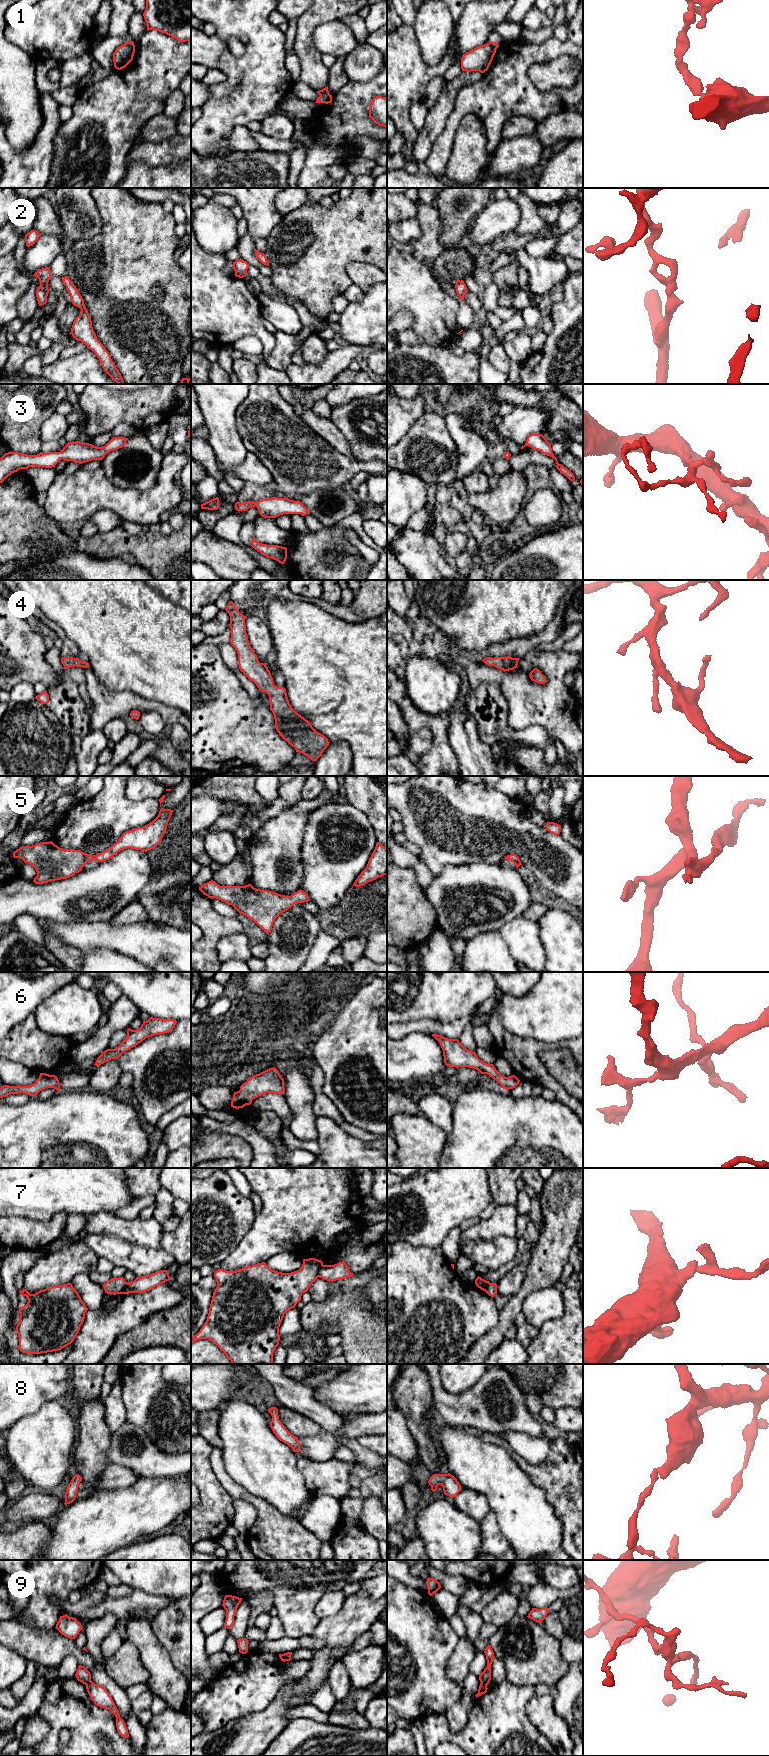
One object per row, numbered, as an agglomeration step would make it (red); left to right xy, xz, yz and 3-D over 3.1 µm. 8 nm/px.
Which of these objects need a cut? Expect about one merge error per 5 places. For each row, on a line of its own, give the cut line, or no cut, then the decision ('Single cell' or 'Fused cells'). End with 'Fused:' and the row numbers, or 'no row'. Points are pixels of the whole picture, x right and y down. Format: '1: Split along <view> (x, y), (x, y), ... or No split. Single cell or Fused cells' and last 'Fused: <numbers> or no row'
1: Split along xz (329, 93), (320, 95). Fused cells
2: No split. Single cell
3: No split. Single cell
4: No split. Single cell
5: No split. Single cell
6: No split. Single cell
7: Split along xz (323, 1265), (319, 1270), (318, 1276). Fused cells
8: No split. Single cell
9: Split along yz (481, 1682), (487, 1684). Fused cells
Fused: 1, 7, 9

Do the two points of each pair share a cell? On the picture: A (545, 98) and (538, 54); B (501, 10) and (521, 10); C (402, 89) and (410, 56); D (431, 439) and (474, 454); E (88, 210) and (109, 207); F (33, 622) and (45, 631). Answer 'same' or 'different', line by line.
A: same
B: different
C: same
D: different
E: different
F: same

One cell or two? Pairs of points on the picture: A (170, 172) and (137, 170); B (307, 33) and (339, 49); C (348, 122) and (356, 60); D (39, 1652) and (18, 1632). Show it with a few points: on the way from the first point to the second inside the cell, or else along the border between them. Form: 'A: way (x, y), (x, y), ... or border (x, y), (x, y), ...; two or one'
A: way (162, 173), (145, 173); one
B: border (331, 20), (313, 32), (312, 43), (322, 54); two
C: border (376, 75), (366, 81), (349, 80); two
D: way (34, 1647), (23, 1637); one

